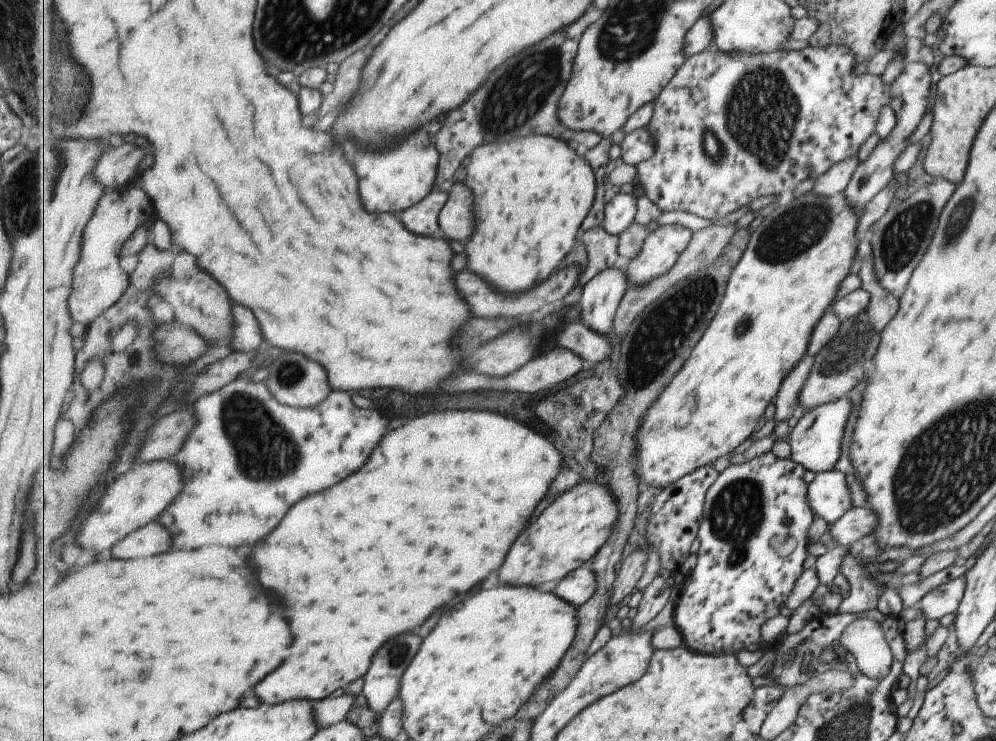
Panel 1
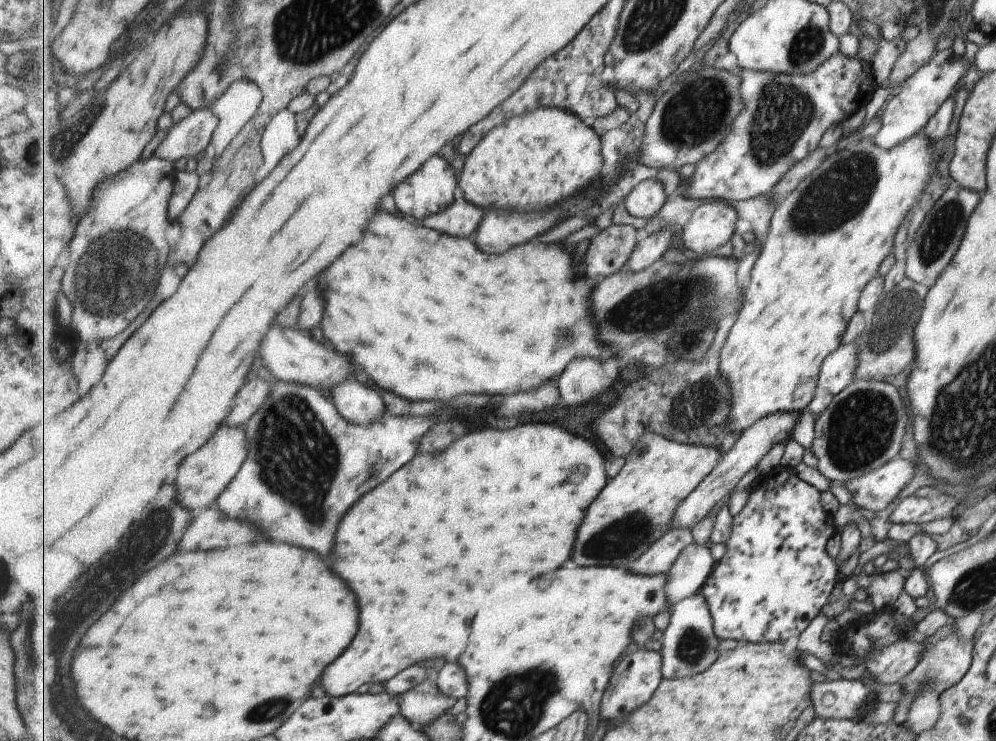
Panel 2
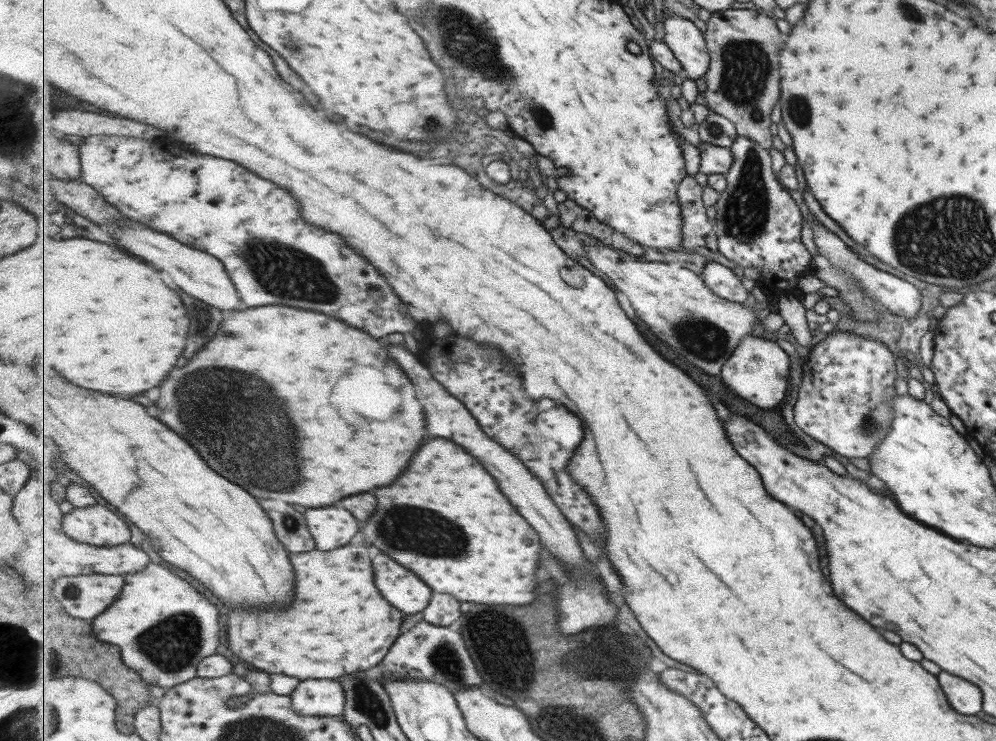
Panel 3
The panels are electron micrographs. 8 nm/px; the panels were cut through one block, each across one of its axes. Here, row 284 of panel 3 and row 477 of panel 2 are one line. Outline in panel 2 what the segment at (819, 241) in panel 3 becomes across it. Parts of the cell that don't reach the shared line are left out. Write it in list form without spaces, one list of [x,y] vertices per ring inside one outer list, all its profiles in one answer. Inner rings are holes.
[[[897,456],[877,470],[862,474],[859,478],[844,483],[851,493],[851,500],[867,510],[883,510],[899,494],[902,487],[913,478],[915,466]]]

